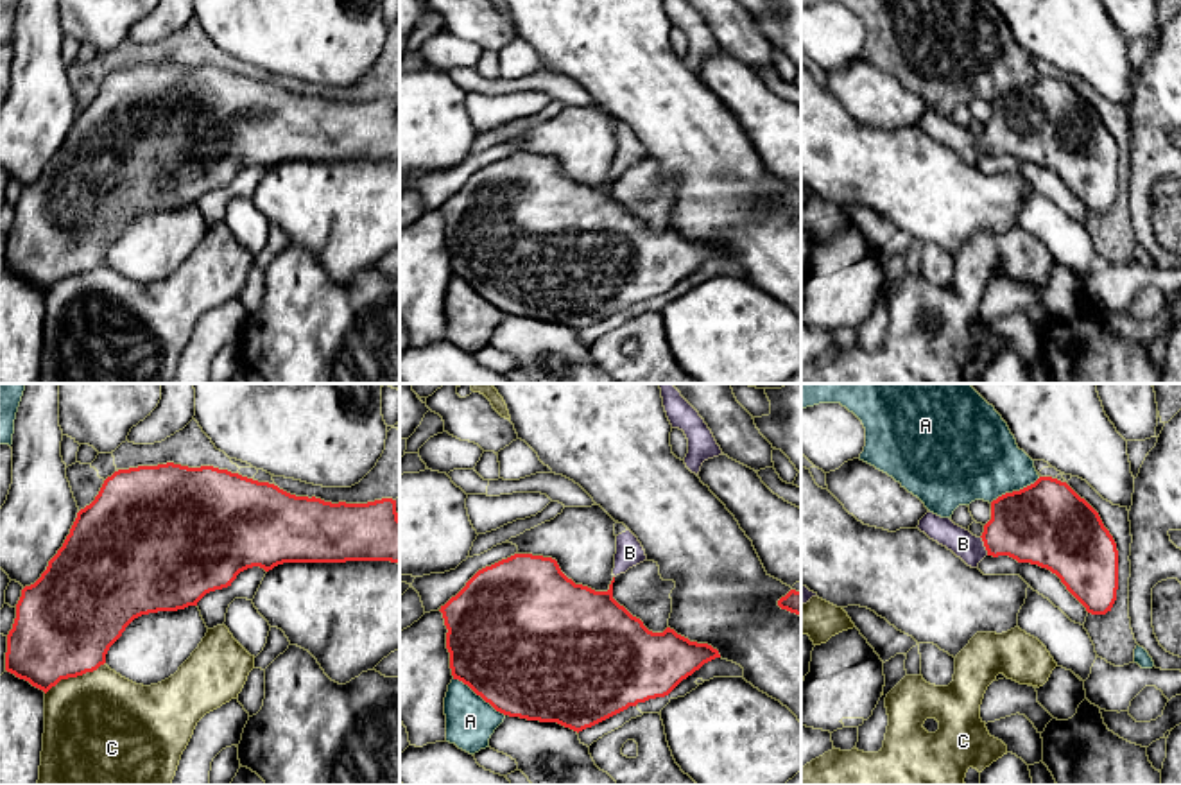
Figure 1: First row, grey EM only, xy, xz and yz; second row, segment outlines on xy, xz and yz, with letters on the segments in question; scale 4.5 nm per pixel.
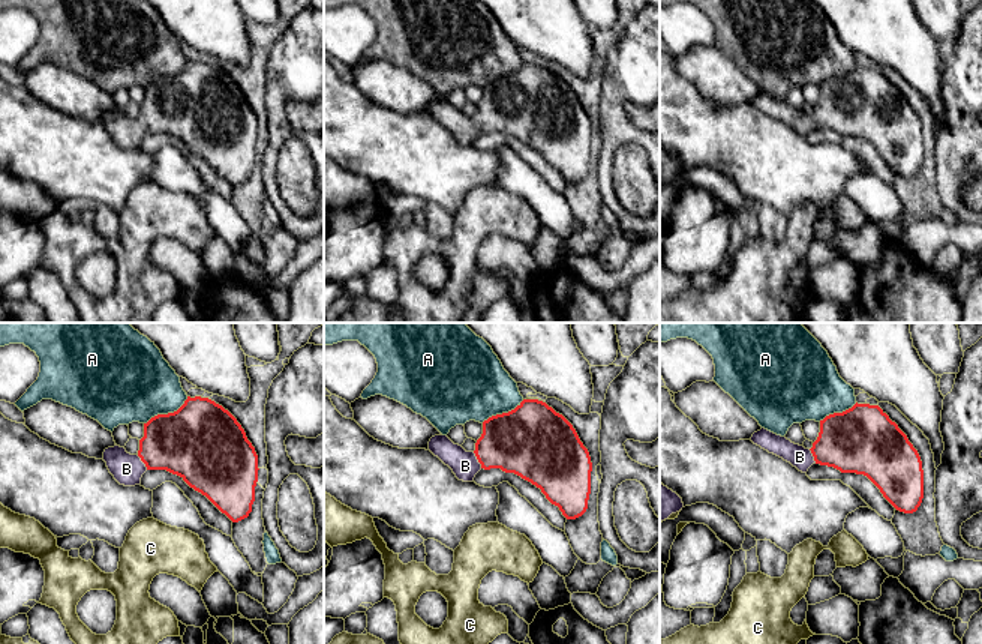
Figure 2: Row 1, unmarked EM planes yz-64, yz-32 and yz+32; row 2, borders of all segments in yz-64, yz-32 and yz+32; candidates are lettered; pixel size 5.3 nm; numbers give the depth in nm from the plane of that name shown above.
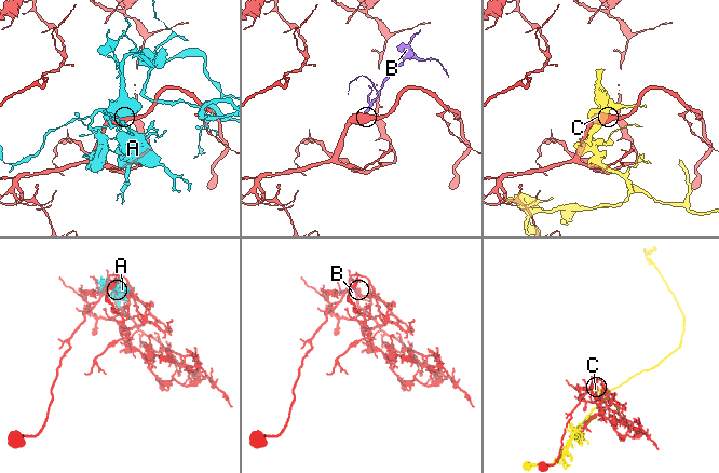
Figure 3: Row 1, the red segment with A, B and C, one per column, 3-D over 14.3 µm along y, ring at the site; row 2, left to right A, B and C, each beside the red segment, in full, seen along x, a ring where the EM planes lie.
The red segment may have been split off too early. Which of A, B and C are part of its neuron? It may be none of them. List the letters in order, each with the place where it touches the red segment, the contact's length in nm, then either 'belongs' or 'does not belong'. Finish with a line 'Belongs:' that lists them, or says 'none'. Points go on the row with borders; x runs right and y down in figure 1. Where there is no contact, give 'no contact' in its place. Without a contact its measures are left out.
A: meets red in xz at (479, 694); contact 280 nm long; does not belong
B: meets red in yz at (984, 545); contact 90 nm long; belongs
C: meets red in xy at (74, 676); contact 300 nm long; does not belong
Belongs: B

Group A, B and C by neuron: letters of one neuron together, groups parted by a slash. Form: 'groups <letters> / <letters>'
groups A / B / C

